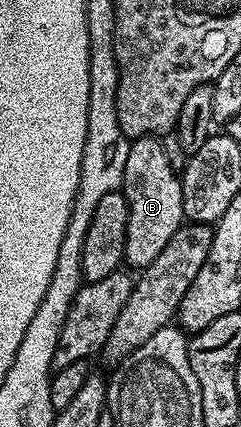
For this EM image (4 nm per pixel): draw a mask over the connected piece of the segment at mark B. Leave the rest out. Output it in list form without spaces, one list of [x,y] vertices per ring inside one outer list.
[[[145,135],[142,139],[135,139],[131,142],[130,148],[128,149],[128,162],[124,164],[124,177],[122,178],[121,193],[124,198],[128,201],[128,233],[126,234],[126,240],[124,241],[124,263],[127,268],[141,269],[152,265],[152,261],[156,261],[156,256],[164,250],[164,245],[168,245],[168,241],[172,241],[172,237],[178,231],[179,227],[183,226],[184,223],[184,201],[182,200],[182,180],[176,174],[176,167],[170,164],[170,155],[162,148],[163,140],[161,138]]]

